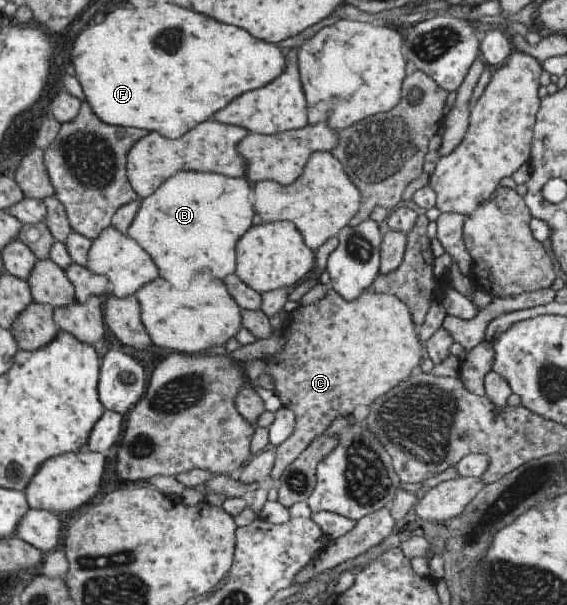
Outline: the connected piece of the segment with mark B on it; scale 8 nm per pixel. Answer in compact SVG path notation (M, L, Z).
M178 172L139 202L132 222L124 230L156 264L158 276L174 288L186 288L192 272L208 270L214 278L234 272L234 244L252 225L248 179Z

